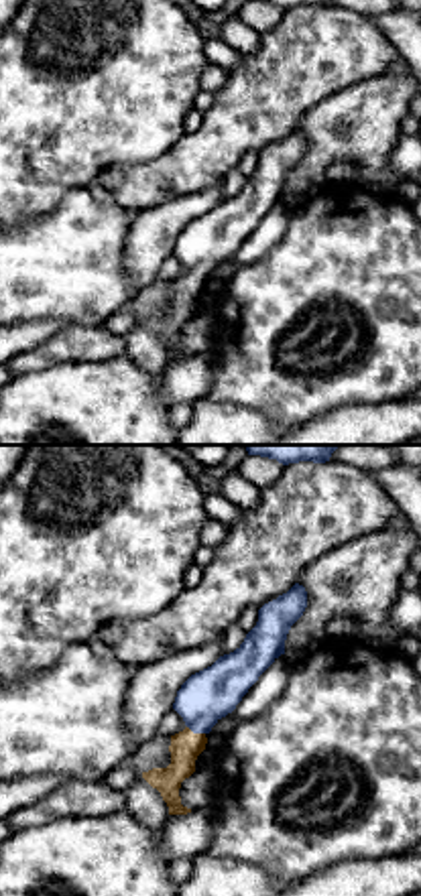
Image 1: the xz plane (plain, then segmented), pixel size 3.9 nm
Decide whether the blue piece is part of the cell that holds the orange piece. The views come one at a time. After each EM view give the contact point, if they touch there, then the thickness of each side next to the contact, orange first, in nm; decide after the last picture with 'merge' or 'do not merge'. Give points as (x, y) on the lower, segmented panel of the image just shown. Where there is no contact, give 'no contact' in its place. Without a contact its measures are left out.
contact (196, 734); calibres 120 and 200 nm

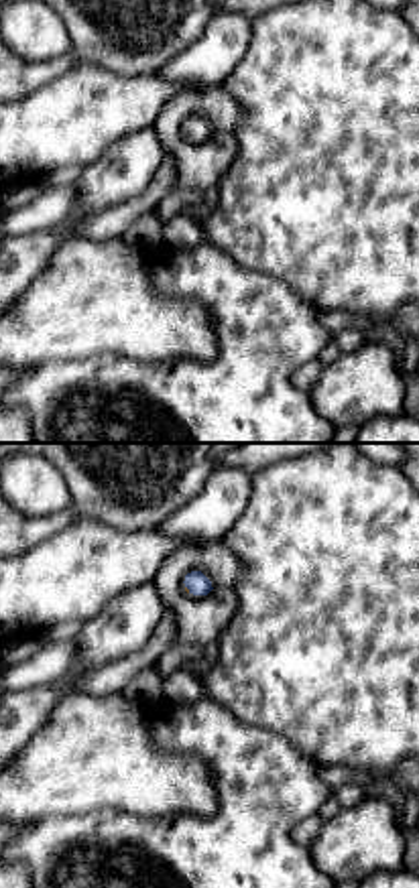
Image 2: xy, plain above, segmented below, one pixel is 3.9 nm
contact (188, 590); calibres 20 and 90 nm

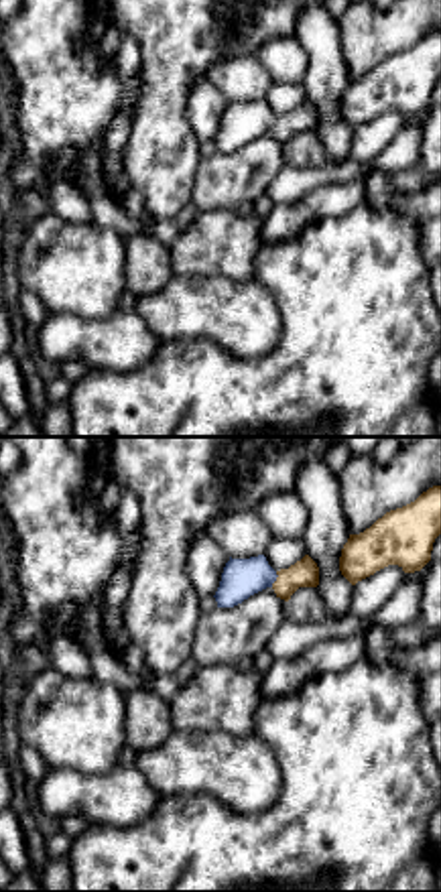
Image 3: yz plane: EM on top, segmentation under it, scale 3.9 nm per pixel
contact (277, 580); calibres 110 and 160 nm

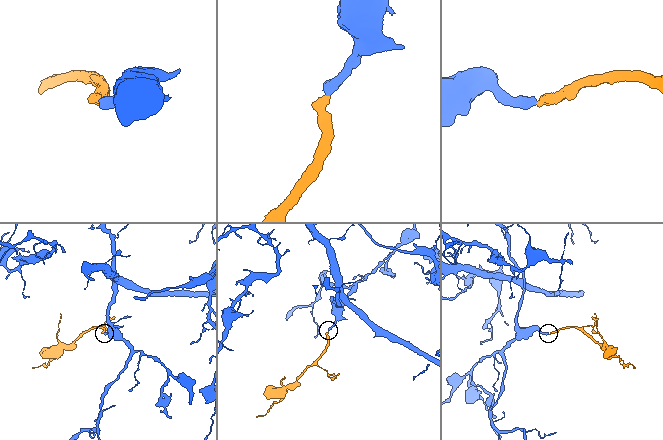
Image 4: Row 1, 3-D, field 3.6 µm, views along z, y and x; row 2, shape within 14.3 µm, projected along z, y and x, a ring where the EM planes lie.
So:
merge

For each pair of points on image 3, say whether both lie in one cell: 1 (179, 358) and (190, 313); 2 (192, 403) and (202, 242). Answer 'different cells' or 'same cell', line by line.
1: different cells
2: different cells

